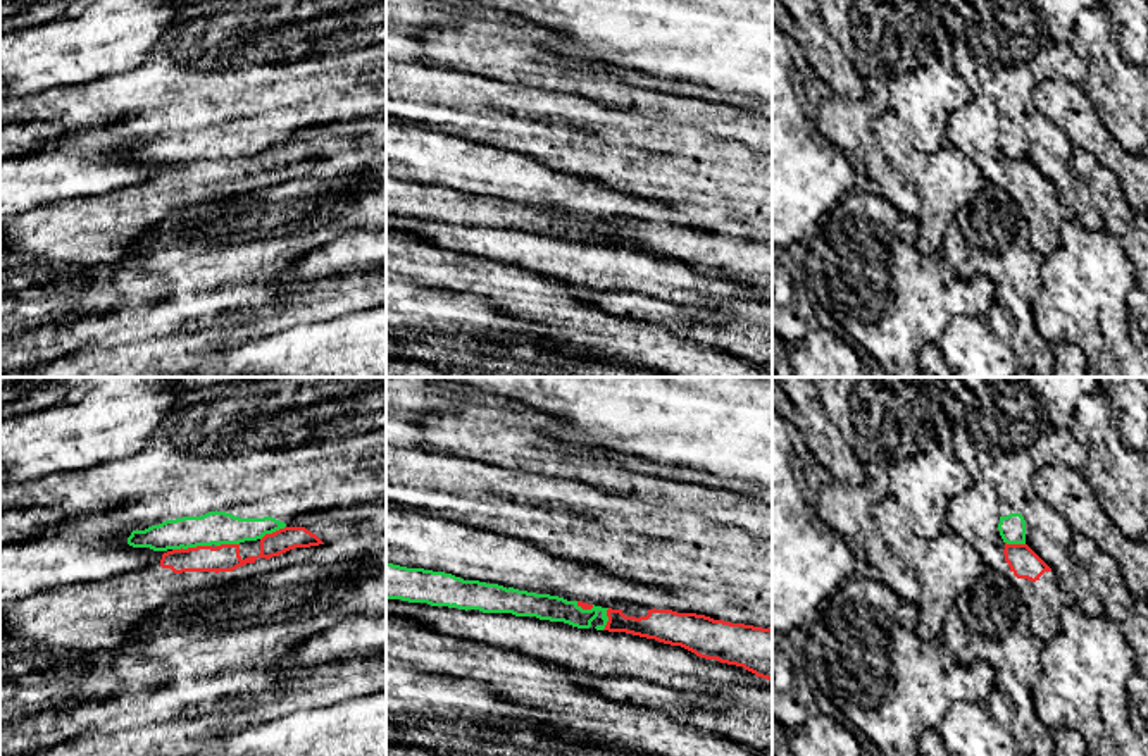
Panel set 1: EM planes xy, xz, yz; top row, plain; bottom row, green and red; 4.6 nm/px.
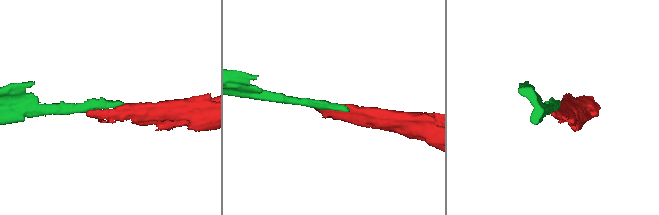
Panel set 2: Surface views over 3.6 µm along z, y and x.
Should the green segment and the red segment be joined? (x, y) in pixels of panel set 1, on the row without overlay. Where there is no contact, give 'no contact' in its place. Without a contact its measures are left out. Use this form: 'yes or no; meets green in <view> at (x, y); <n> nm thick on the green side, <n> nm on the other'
no; meets green in xy at (192, 161); 160 nm thick on the green side, 130 nm on the other

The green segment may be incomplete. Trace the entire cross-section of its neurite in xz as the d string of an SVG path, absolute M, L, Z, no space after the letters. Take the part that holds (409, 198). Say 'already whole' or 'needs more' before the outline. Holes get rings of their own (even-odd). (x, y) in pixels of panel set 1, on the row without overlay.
needs more; M386 176L386 217L410 217L410 231L427 243L441 246L438 231L446 224L488 227L493 236L515 229L521 245L536 246L545 239L546 251L538 258L541 269L552 267L555 236L586 245L603 245L607 224L583 224L577 215L558 210L519 205L507 200L467 195L445 186L407 183Z

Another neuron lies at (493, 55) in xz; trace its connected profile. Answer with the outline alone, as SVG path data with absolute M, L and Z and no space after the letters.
M457 17L450 22L419 29L419 36L424 43L421 62L434 67L453 67L462 72L512 84L584 96L603 105L643 112L660 122L691 126L715 138L739 141L758 157L772 155L772 119L755 110L703 98L634 88L602 74L588 59L574 55L571 50L541 48L524 38L517 41L500 41L495 34L486 33L491 26L495 24Z

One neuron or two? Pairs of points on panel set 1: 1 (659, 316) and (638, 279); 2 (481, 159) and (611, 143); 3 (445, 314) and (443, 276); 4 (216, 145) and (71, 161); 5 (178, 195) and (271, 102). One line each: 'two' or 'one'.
1: two
2: two
3: two
4: two
5: two

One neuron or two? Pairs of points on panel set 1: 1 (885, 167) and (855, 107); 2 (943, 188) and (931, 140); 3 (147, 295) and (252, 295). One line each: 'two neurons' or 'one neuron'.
1: one neuron
2: two neurons
3: two neurons

